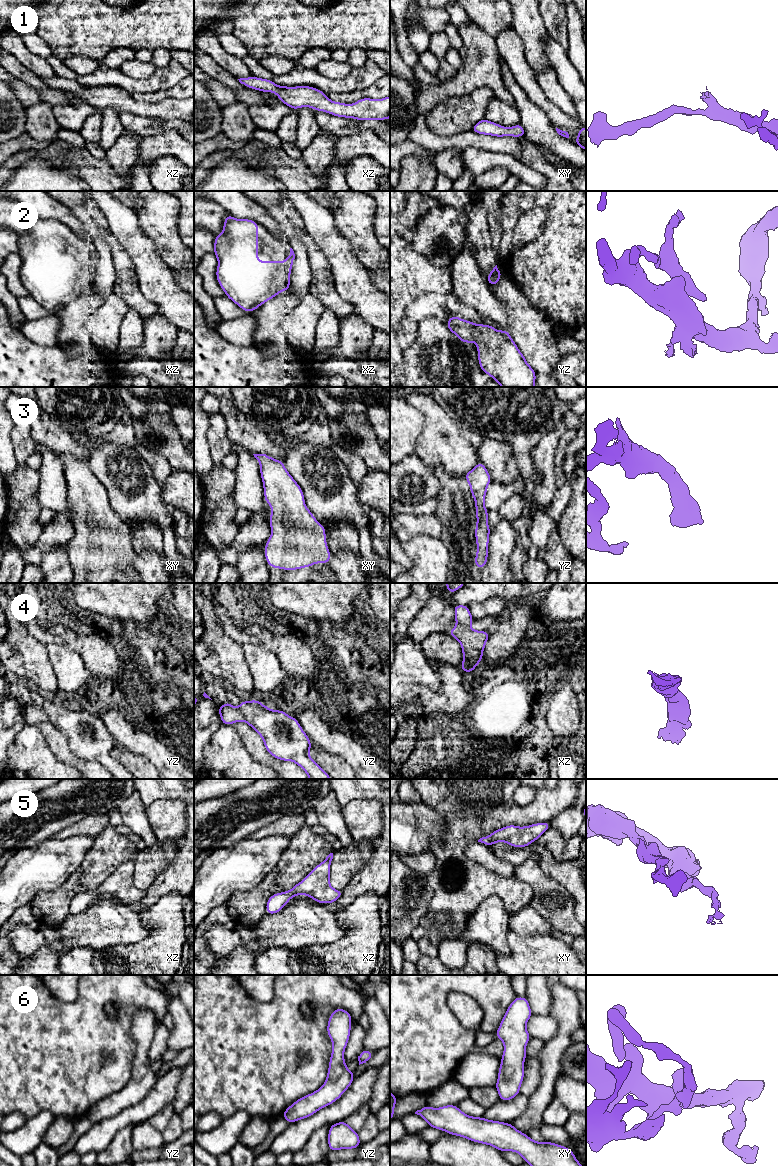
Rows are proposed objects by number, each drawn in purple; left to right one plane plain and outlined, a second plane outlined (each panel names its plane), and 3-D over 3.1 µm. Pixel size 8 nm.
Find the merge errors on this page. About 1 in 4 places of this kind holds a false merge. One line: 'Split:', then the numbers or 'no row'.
Split: no row

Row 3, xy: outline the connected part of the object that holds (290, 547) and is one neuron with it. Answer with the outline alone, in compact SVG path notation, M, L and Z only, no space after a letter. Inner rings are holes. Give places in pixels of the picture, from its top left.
M253 454L260 464L264 500L271 506L269 525L272 533L265 543L265 559L271 568L298 570L316 563L328 564L331 554L326 542L326 530L306 507L299 484L285 468L284 462L266 454Z

